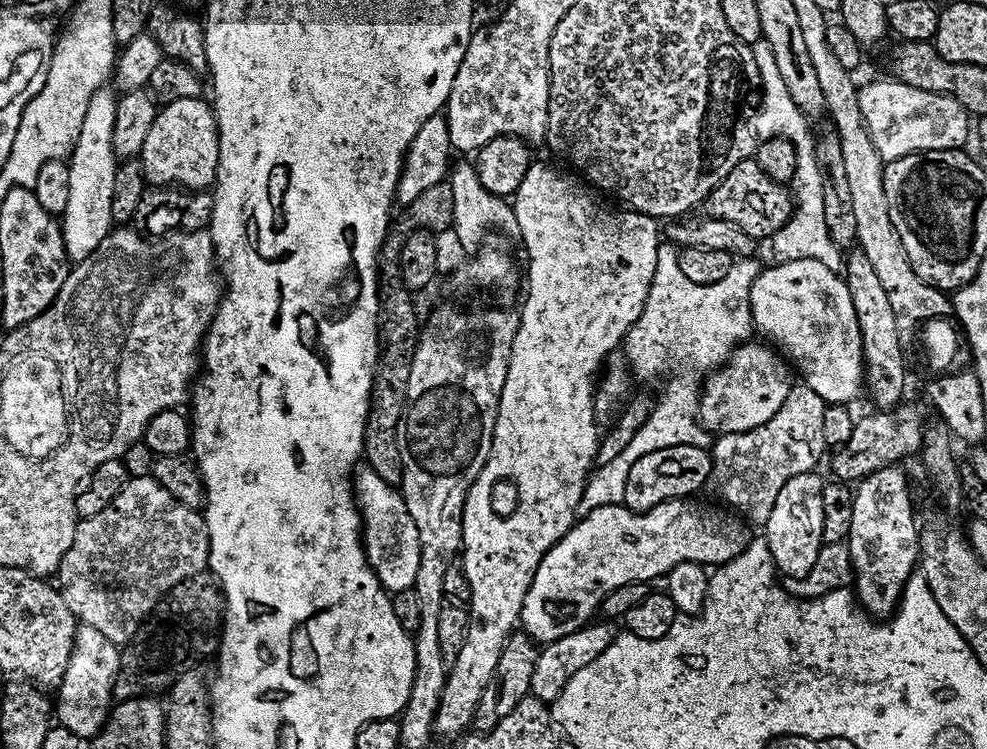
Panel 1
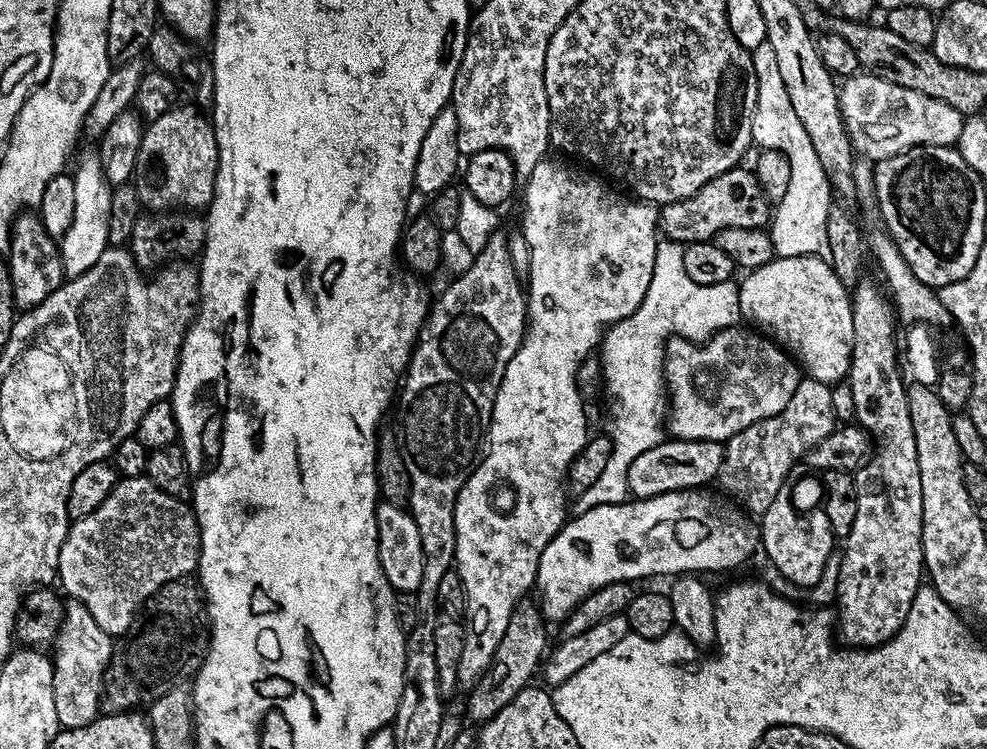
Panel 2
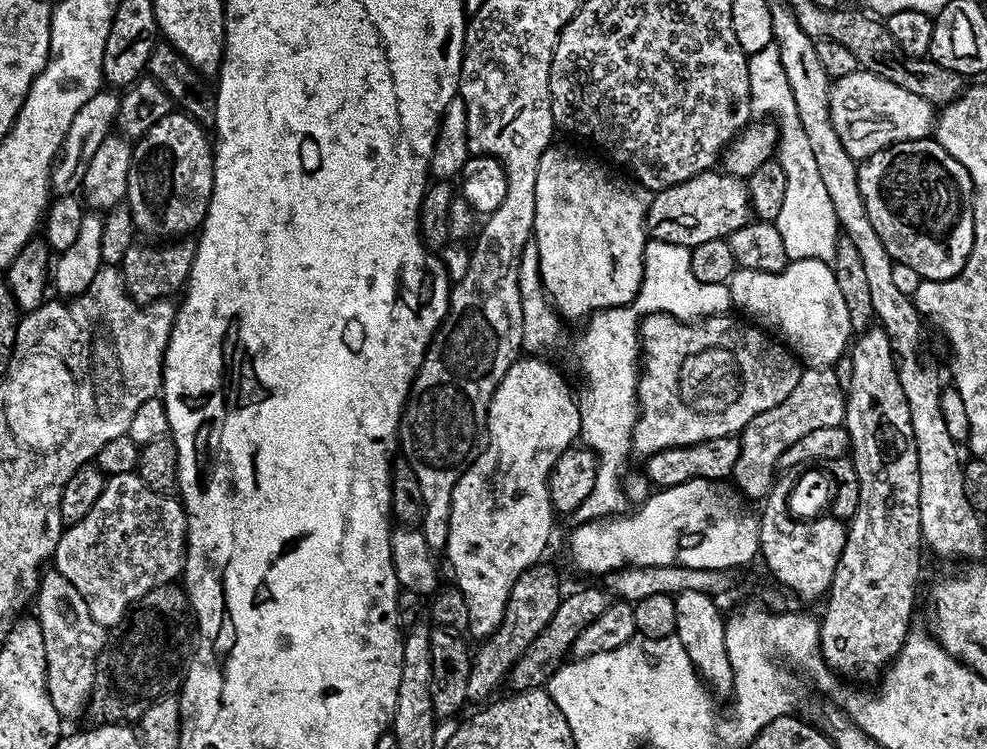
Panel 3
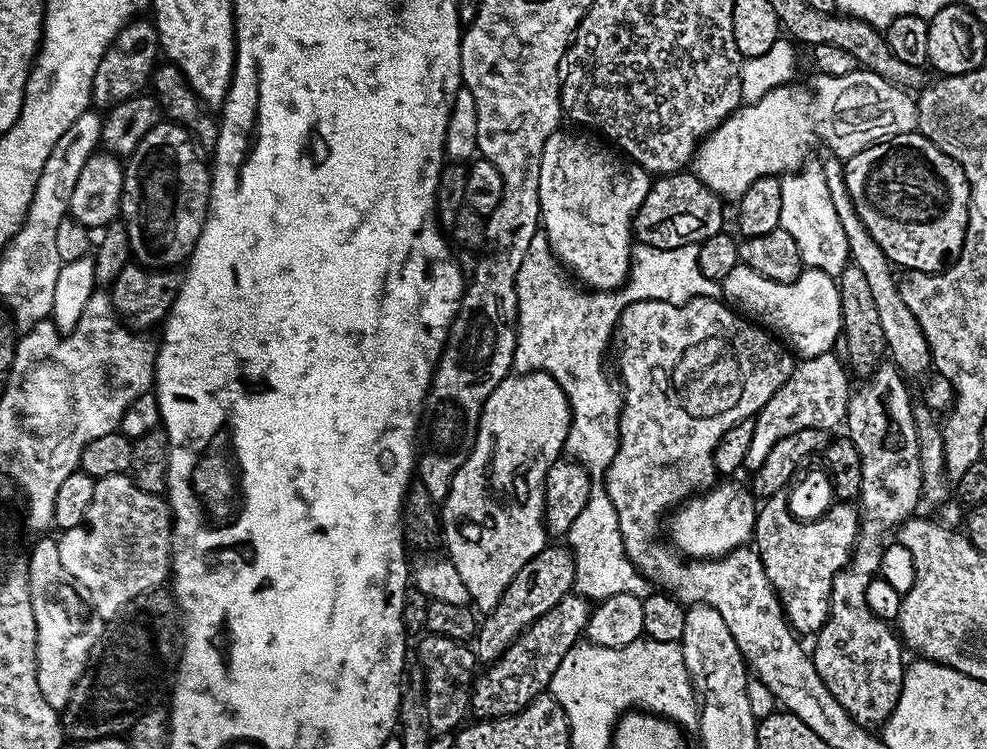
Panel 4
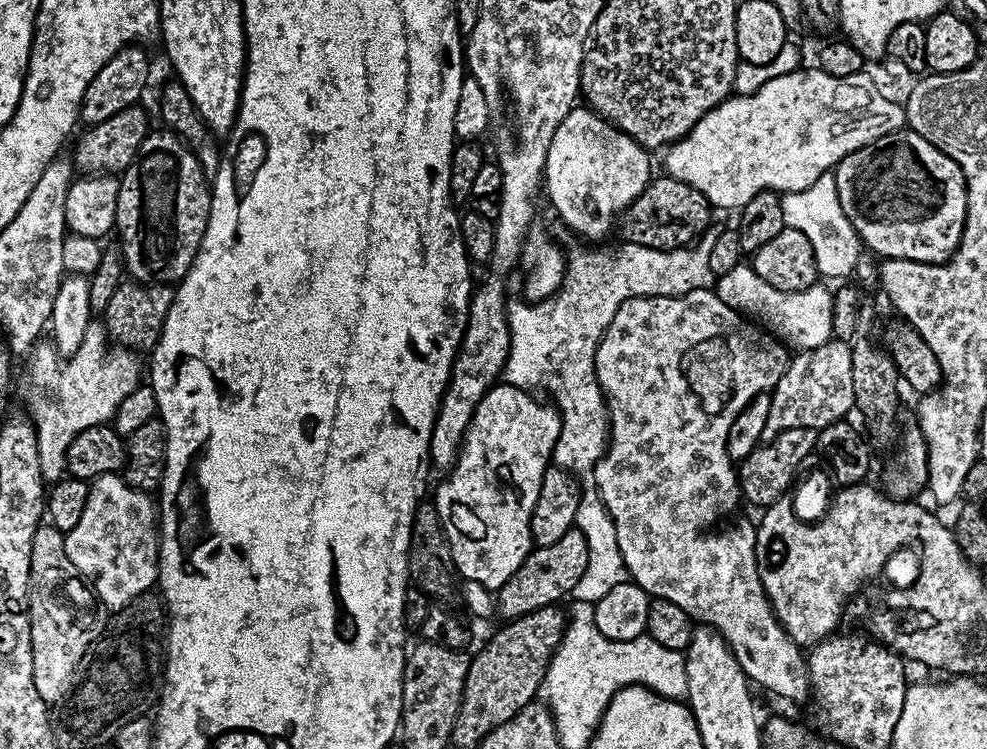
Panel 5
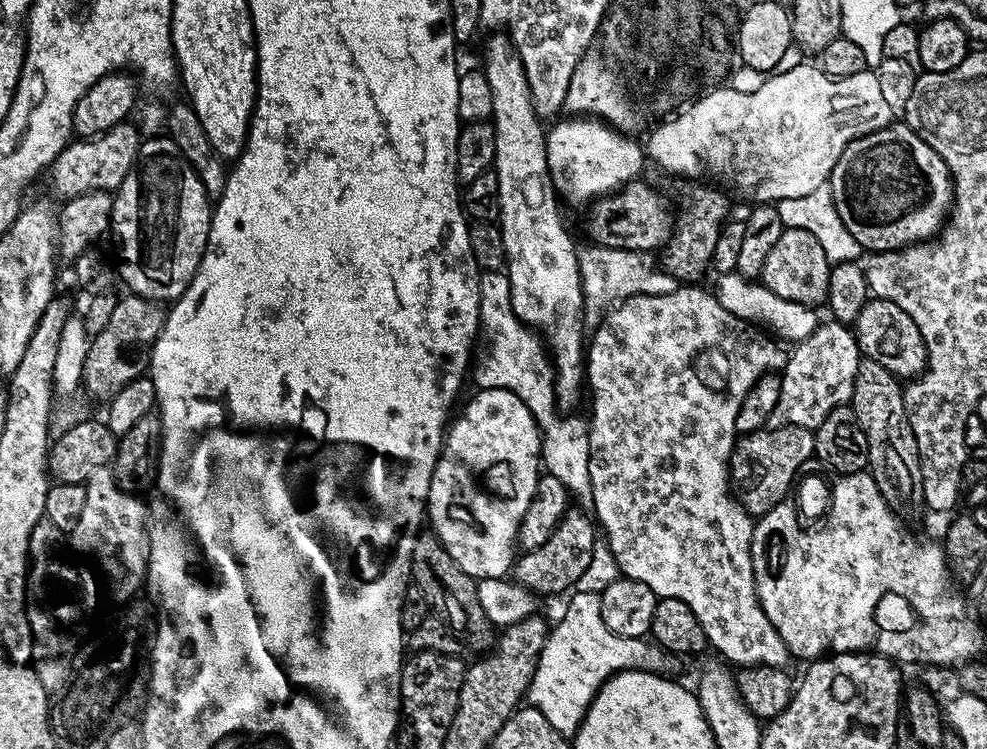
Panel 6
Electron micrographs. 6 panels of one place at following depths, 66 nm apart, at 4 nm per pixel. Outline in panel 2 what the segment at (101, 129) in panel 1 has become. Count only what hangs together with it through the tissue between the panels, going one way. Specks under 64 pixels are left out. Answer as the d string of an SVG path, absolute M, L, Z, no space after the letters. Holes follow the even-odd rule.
M99 155L88 156L72 176L74 182L74 218L70 221L70 230L59 237L60 261L64 267L65 277L80 276L110 247L107 235L110 234L110 198L112 188L104 177L104 168L100 164Z

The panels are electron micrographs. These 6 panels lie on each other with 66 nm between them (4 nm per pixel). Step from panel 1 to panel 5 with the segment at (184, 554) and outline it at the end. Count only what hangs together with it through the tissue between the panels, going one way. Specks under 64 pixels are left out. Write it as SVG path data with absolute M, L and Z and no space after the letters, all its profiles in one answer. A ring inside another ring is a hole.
M102 474L88 485L86 510L78 526L64 537L66 558L78 566L92 585L97 601L108 610L124 608L134 598L149 591L158 580L160 530L158 512L149 493L129 486L120 474Z

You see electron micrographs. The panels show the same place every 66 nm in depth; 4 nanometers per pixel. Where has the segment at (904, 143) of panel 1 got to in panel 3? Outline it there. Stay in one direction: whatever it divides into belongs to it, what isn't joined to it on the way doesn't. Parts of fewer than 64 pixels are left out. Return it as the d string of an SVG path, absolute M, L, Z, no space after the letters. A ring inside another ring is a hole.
M858 70L832 84L830 118L842 146L846 146L846 154L859 162L891 144L925 139L934 128L934 105L918 98L918 94L910 94L910 90L902 90L902 86L894 86L894 82L886 82L886 78Z

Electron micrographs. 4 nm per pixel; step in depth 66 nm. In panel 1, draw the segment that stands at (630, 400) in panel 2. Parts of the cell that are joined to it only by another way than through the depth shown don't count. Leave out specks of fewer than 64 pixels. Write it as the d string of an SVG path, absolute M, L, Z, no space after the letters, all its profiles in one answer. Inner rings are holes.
M661 243L650 294L638 322L622 341L631 371L637 377L658 375L667 366L672 348L688 351L688 364L692 368L719 368L737 344L753 335L750 286L762 271L761 264L755 260L752 256L741 257L739 262L732 264L720 283L695 284L678 267L677 249L671 243ZM688 372L684 376L684 380L688 384L666 385L660 400L658 396L658 399L653 403L652 412L646 418L644 425L634 434L634 438L630 438L630 442L626 442L626 450L622 450L622 454L618 454L618 458L612 459L611 462L599 465L589 475L588 485L584 487L584 493L578 502L577 517L585 516L590 510L594 510L598 506L623 504L623 490L630 466L633 466L634 462L638 461L638 458L644 454L679 444L704 446L709 443L709 433L698 419L698 388L697 385L692 385L696 376L694 373Z

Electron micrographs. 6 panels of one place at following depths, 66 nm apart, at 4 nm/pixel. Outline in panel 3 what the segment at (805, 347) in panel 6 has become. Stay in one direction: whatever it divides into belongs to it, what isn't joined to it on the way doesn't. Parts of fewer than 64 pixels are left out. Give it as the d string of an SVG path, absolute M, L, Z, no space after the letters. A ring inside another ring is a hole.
M805 367L798 378L798 386L790 390L790 398L758 414L739 433L741 454L738 455L730 480L741 496L752 502L763 501L772 491L780 459L787 448L794 446L798 438L806 438L810 430L838 428L843 425L846 392L842 387L841 377L839 380L832 371L831 367Z

